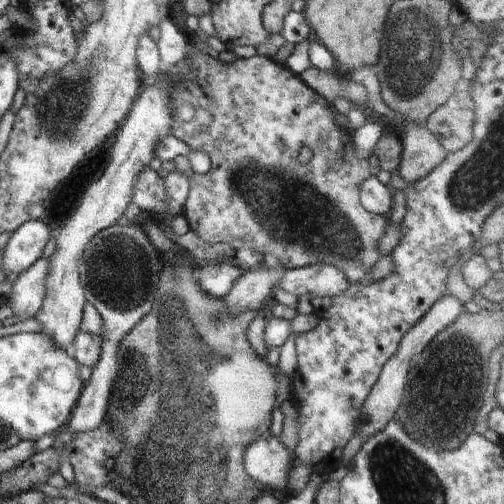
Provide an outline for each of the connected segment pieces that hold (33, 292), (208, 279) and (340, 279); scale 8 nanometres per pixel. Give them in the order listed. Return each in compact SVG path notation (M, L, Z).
M40 257L30 268L23 270L14 280L5 301L10 302L14 316L20 320L36 316L43 305L49 259Z
M233 261L205 263L198 266L196 278L201 288L212 298L223 299L243 272Z
M315 264L307 267L288 269L281 278L279 288L290 294L294 294L294 296L300 296L300 294L306 294L307 292L310 296L329 296L333 299L346 292L349 284L350 282L345 272L342 272L339 268L330 266L329 264Z

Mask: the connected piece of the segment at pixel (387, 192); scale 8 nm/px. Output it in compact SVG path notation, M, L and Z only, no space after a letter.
M370 176L361 184L360 204L368 212L388 217L393 205L392 191L388 185L380 183L377 177Z

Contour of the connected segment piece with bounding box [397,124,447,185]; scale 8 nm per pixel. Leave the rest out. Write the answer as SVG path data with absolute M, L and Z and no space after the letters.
M412 124L407 138L402 140L398 172L408 185L413 185L447 155L447 150L436 140L426 138L425 126Z

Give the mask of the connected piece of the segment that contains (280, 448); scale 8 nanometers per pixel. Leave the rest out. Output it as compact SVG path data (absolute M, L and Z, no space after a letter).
M271 434L251 443L243 456L245 471L258 484L280 492L291 491L288 472L295 464L294 454Z

